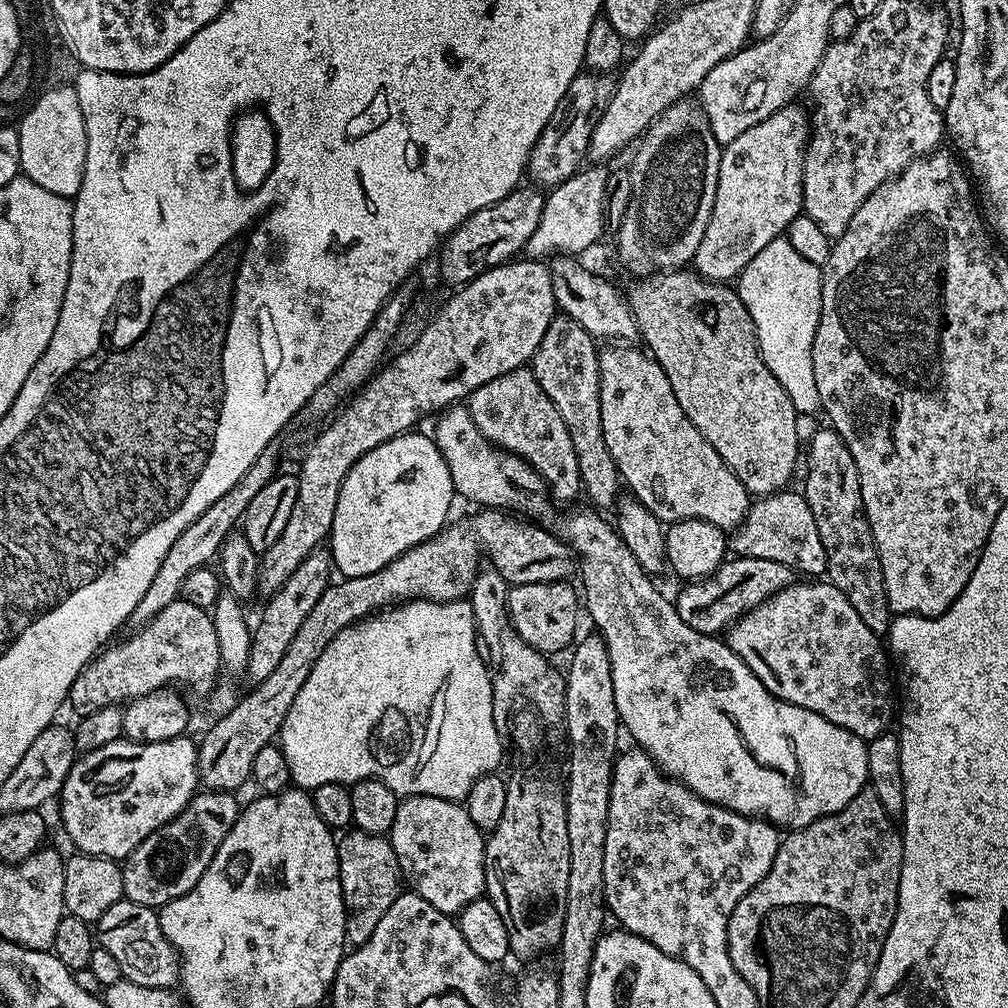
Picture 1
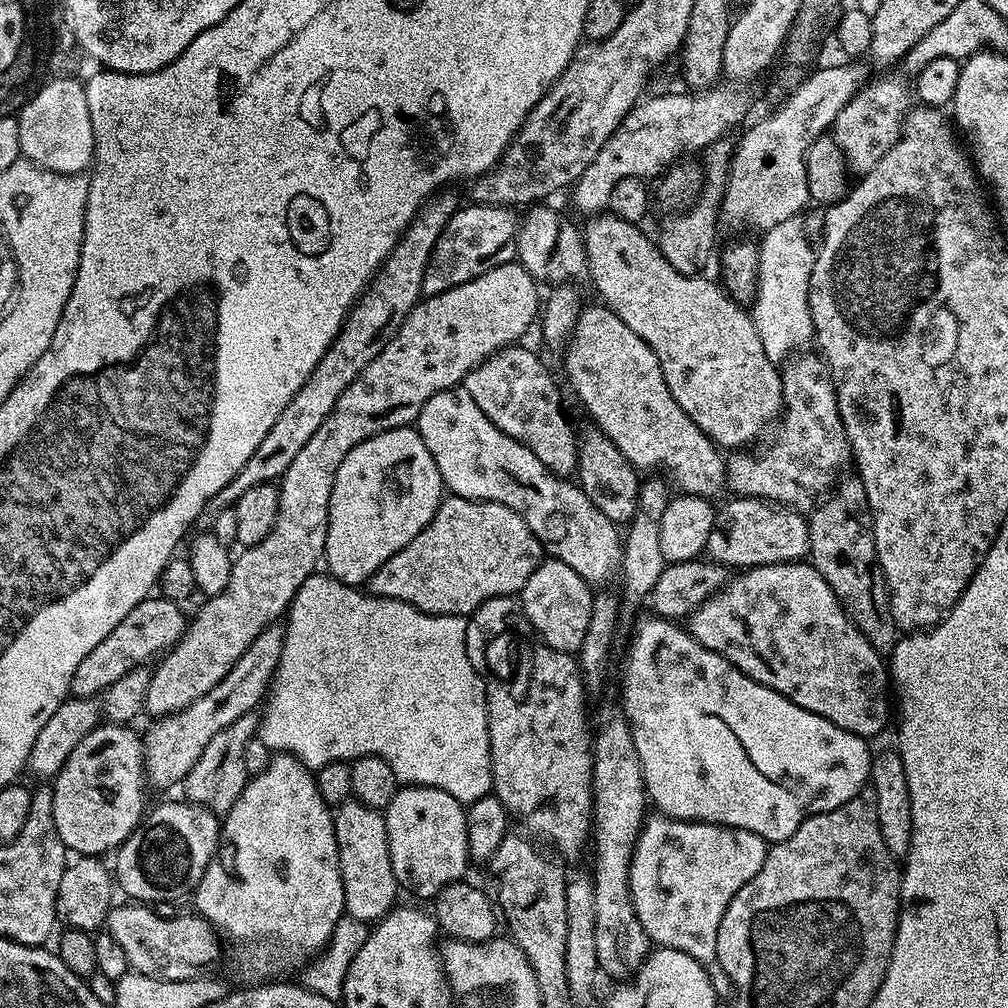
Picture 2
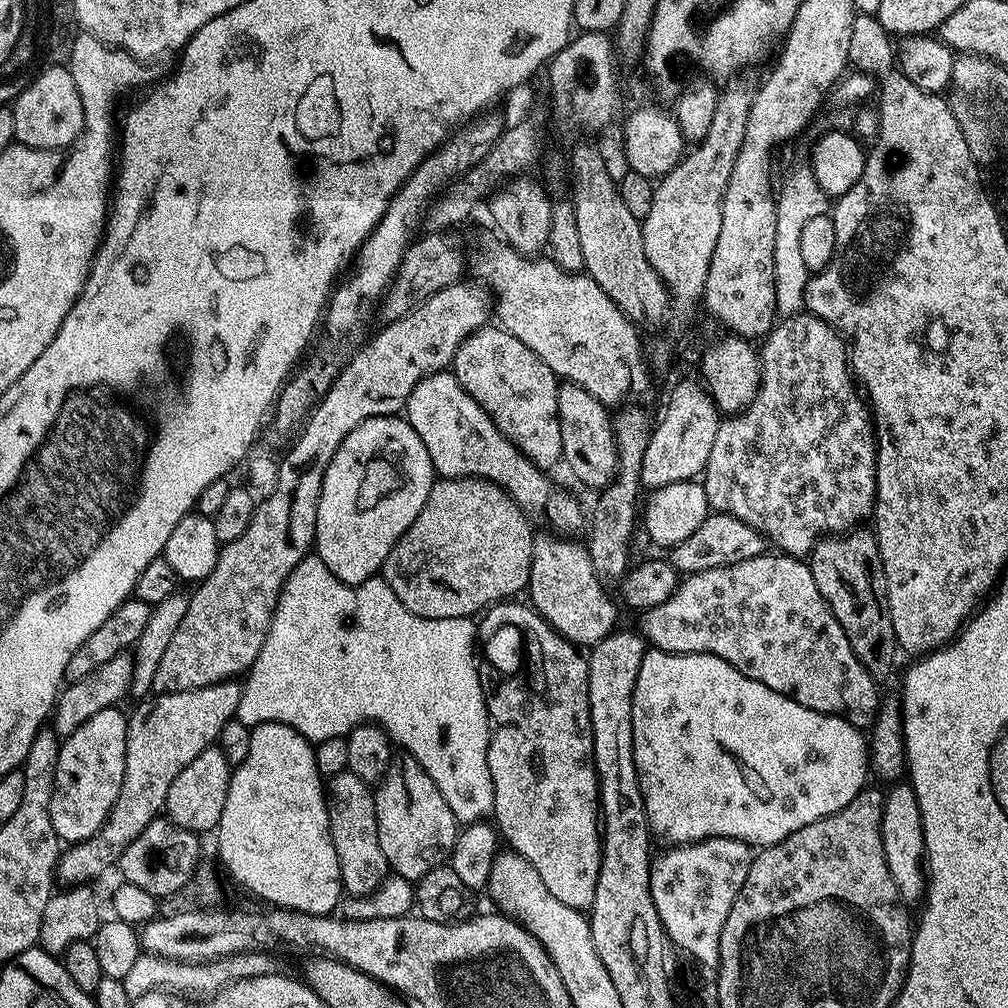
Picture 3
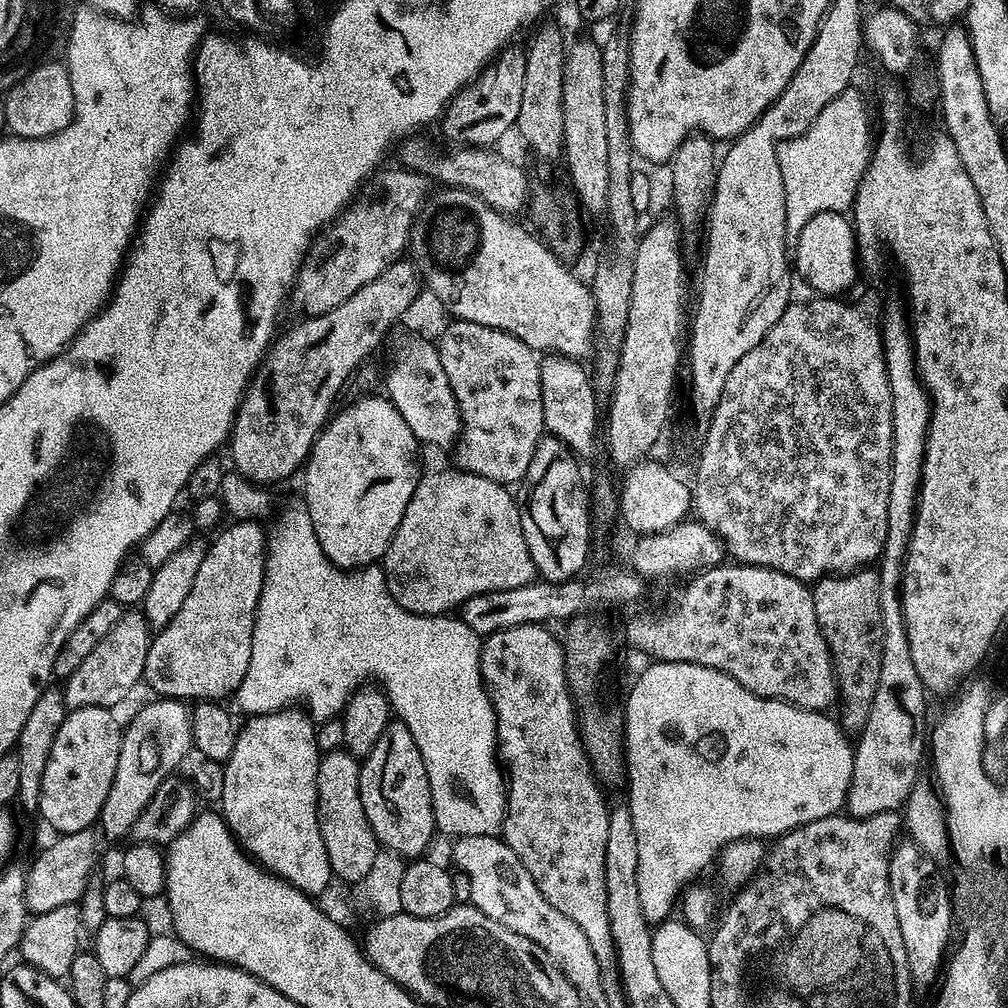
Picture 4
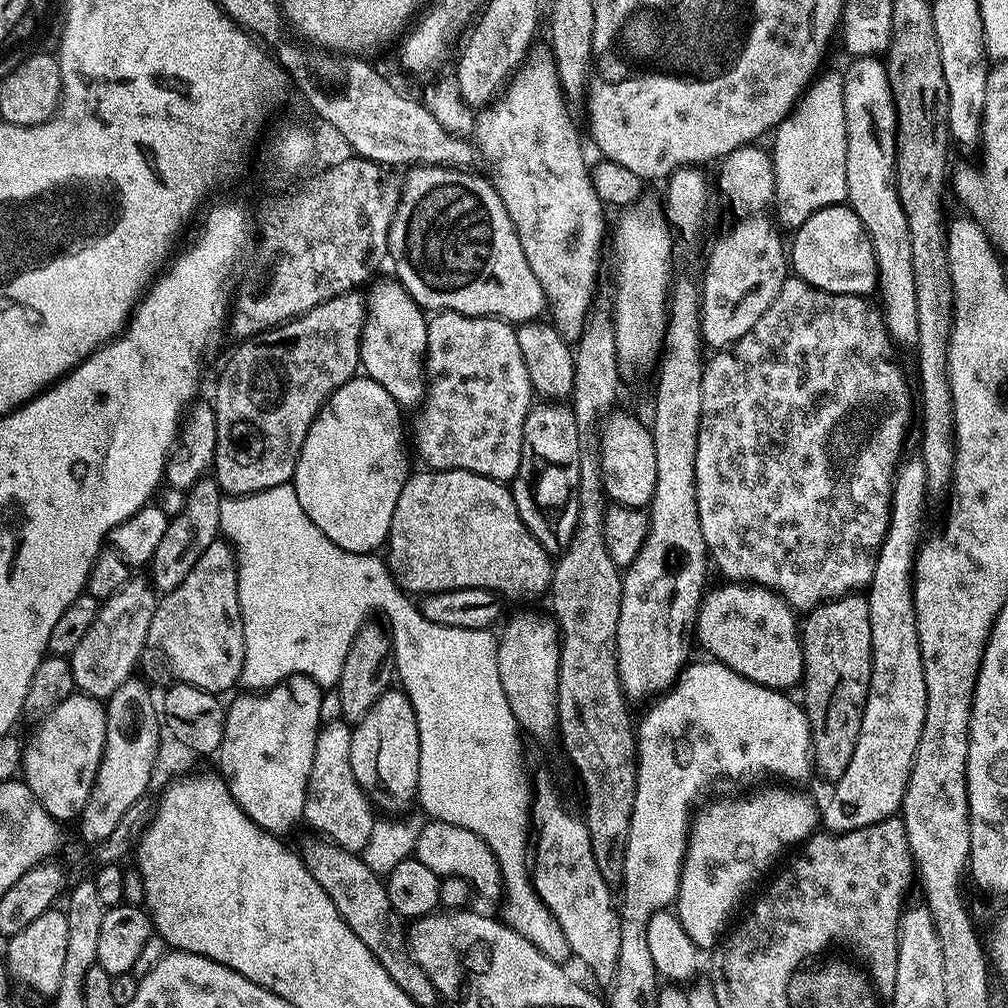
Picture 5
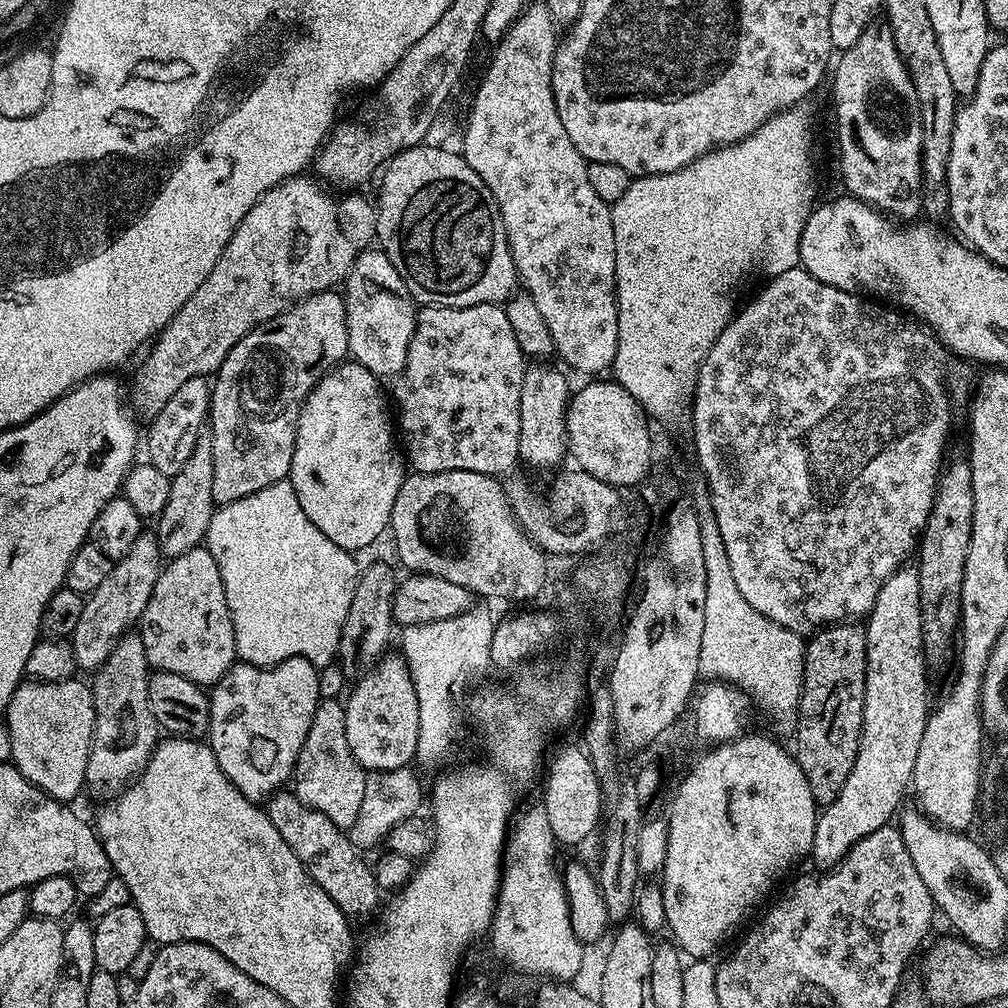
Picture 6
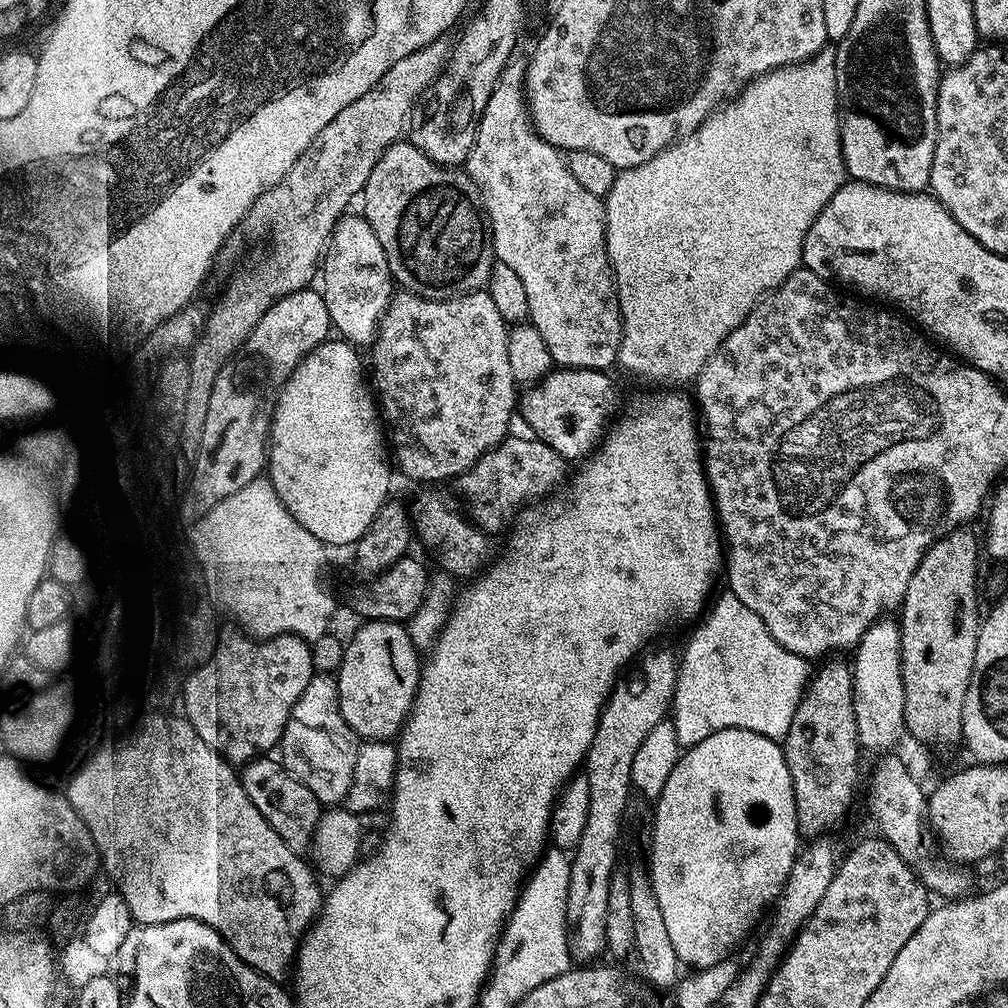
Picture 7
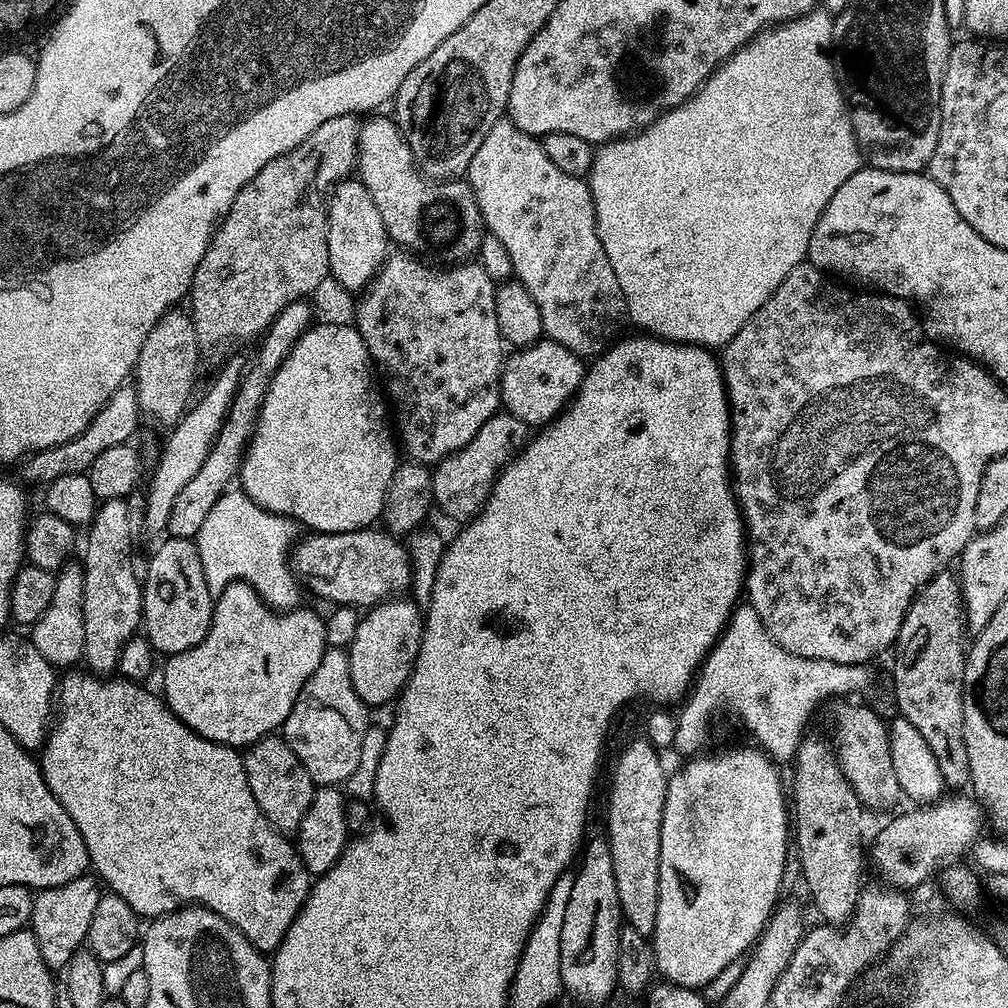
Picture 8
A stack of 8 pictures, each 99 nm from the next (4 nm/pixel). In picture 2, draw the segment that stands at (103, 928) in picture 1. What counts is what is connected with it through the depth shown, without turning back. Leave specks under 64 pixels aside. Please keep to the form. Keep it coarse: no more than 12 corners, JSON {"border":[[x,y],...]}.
{"border":[[109,912],[131,971],[195,980],[219,958],[203,916]]}

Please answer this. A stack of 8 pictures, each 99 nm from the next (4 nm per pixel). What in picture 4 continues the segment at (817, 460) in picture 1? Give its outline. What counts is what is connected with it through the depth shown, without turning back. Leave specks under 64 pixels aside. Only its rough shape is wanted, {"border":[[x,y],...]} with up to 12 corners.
{"border":[[879,571],[823,576],[812,596],[858,734],[882,670]]}

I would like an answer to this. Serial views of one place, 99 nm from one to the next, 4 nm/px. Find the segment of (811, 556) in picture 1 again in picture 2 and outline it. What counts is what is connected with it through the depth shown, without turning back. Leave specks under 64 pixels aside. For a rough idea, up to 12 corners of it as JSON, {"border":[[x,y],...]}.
{"border":[[732,498],[704,547],[729,570],[808,556],[794,508]]}

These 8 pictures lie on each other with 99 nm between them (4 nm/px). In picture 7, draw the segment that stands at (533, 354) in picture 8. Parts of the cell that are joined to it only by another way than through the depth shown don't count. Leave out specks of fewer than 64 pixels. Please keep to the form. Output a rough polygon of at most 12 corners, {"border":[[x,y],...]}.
{"border":[[557,367],[519,419],[565,461],[596,451],[617,415],[599,368]]}

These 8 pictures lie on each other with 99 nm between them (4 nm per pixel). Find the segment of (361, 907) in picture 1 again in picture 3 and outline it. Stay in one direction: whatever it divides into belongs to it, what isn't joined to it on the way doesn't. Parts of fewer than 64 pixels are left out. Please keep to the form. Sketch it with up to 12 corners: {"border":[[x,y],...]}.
{"border":[[347,770],[326,784],[330,838],[349,897],[390,869],[373,789]]}

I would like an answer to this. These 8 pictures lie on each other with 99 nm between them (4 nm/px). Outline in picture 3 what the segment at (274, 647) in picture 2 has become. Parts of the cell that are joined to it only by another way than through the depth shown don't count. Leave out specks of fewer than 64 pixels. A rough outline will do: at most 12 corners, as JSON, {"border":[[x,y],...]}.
{"border":[[235,679],[144,698],[118,802],[54,873],[84,886],[164,812],[170,782],[220,739]]}

